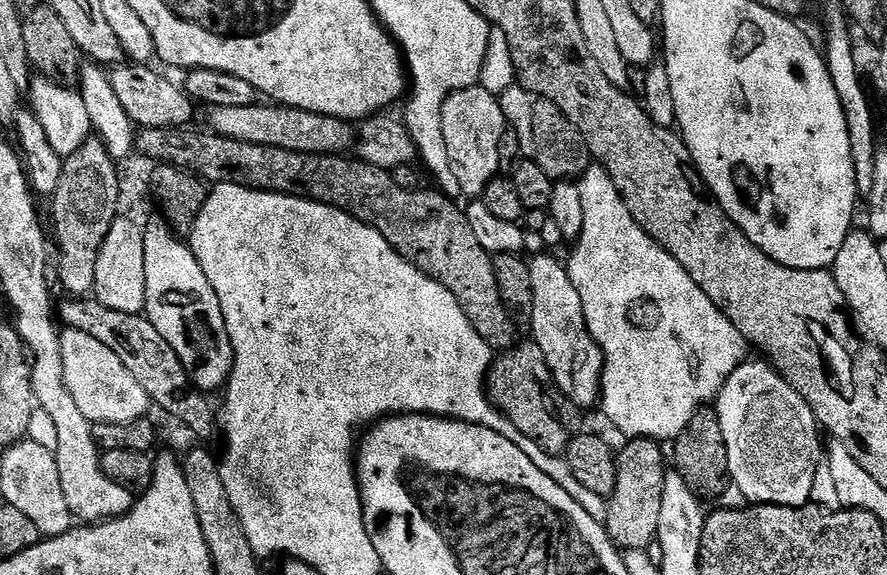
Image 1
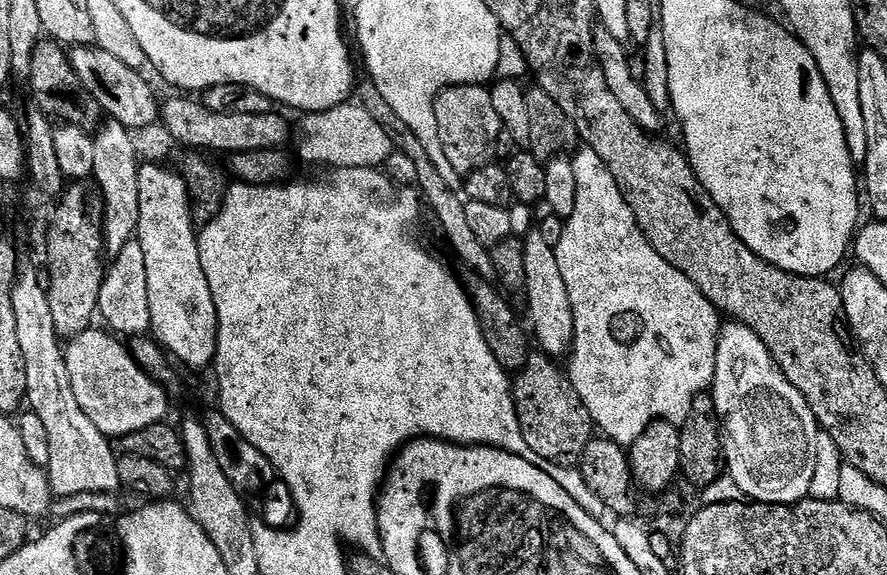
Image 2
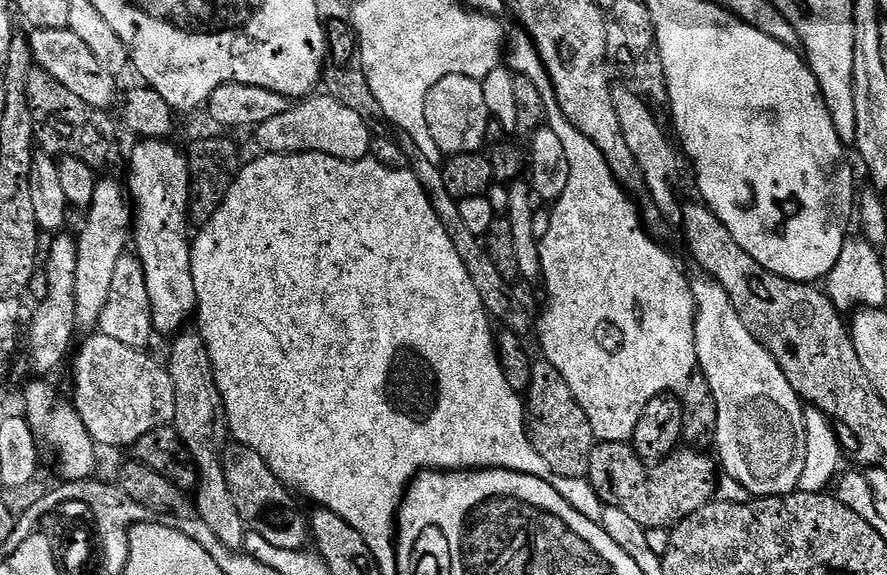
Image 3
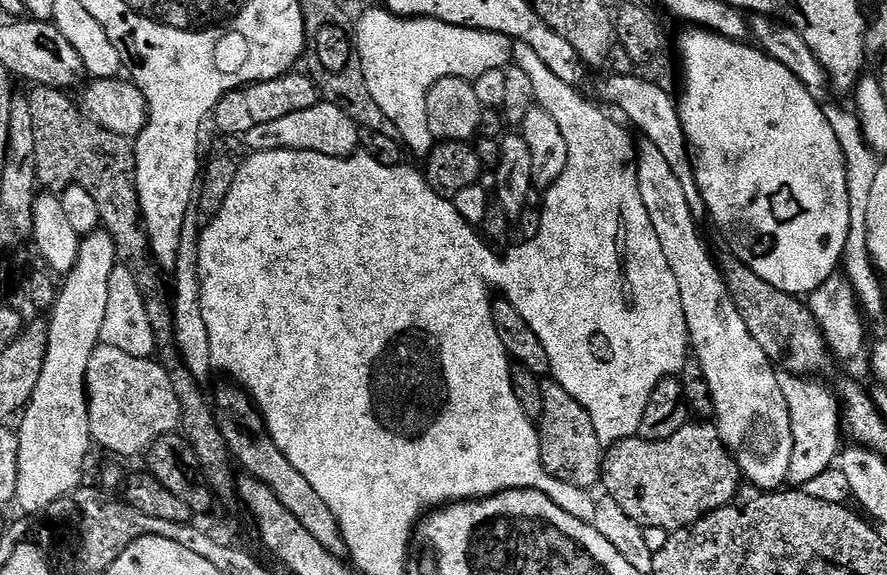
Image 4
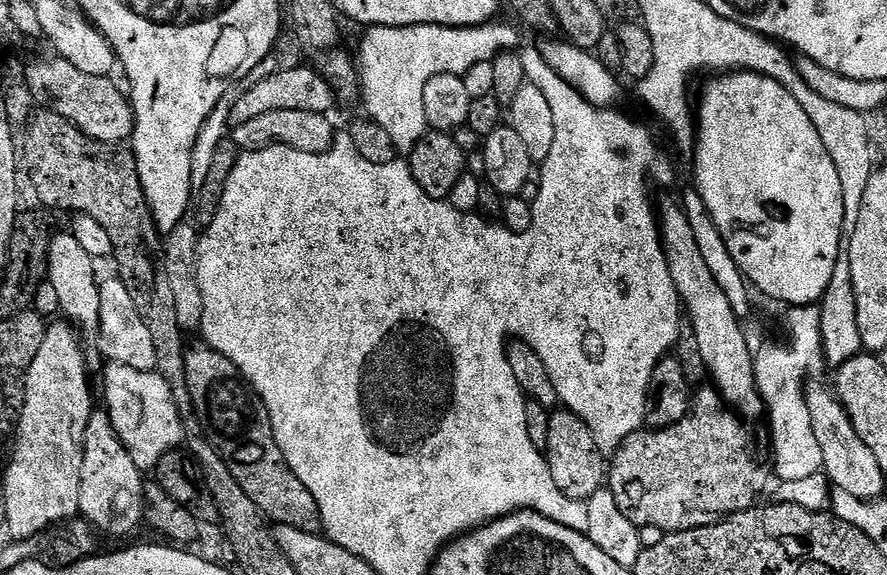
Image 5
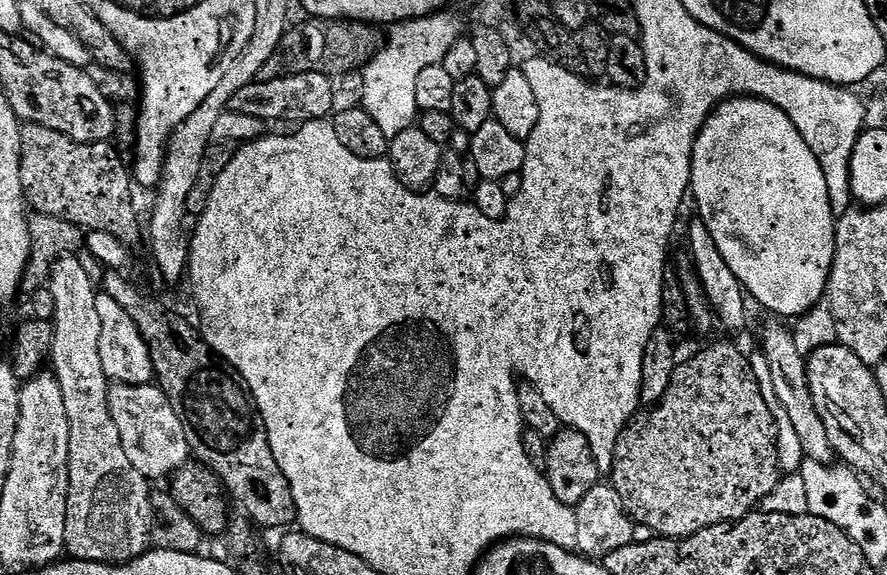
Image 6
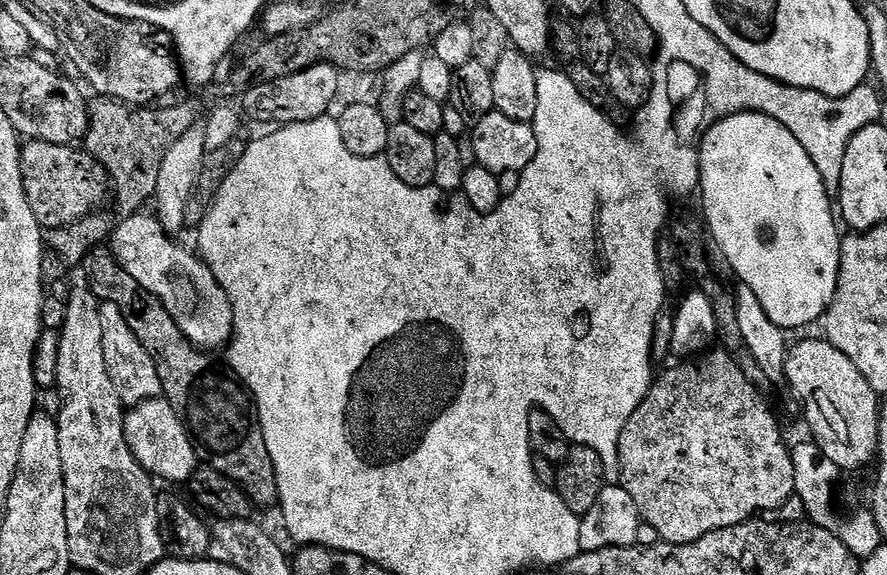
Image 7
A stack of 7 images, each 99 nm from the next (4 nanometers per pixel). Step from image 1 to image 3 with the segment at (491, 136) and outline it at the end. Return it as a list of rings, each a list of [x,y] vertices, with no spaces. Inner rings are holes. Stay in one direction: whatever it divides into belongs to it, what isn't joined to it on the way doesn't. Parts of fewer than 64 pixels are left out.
[[[450,74],[434,85],[430,94],[426,94],[426,127],[445,157],[479,153],[487,145],[486,128],[489,121],[486,97],[482,95],[479,80],[466,78],[462,74]]]

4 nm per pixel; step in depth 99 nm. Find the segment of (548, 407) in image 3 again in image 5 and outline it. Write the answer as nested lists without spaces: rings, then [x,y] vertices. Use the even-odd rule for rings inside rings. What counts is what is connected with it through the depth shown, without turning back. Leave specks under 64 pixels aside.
[[[556,410],[550,415],[550,442],[546,459],[550,466],[550,474],[566,494],[566,498],[574,498],[587,502],[594,493],[603,489],[606,484],[606,456],[598,450],[596,434],[586,426],[578,414],[567,410]]]

